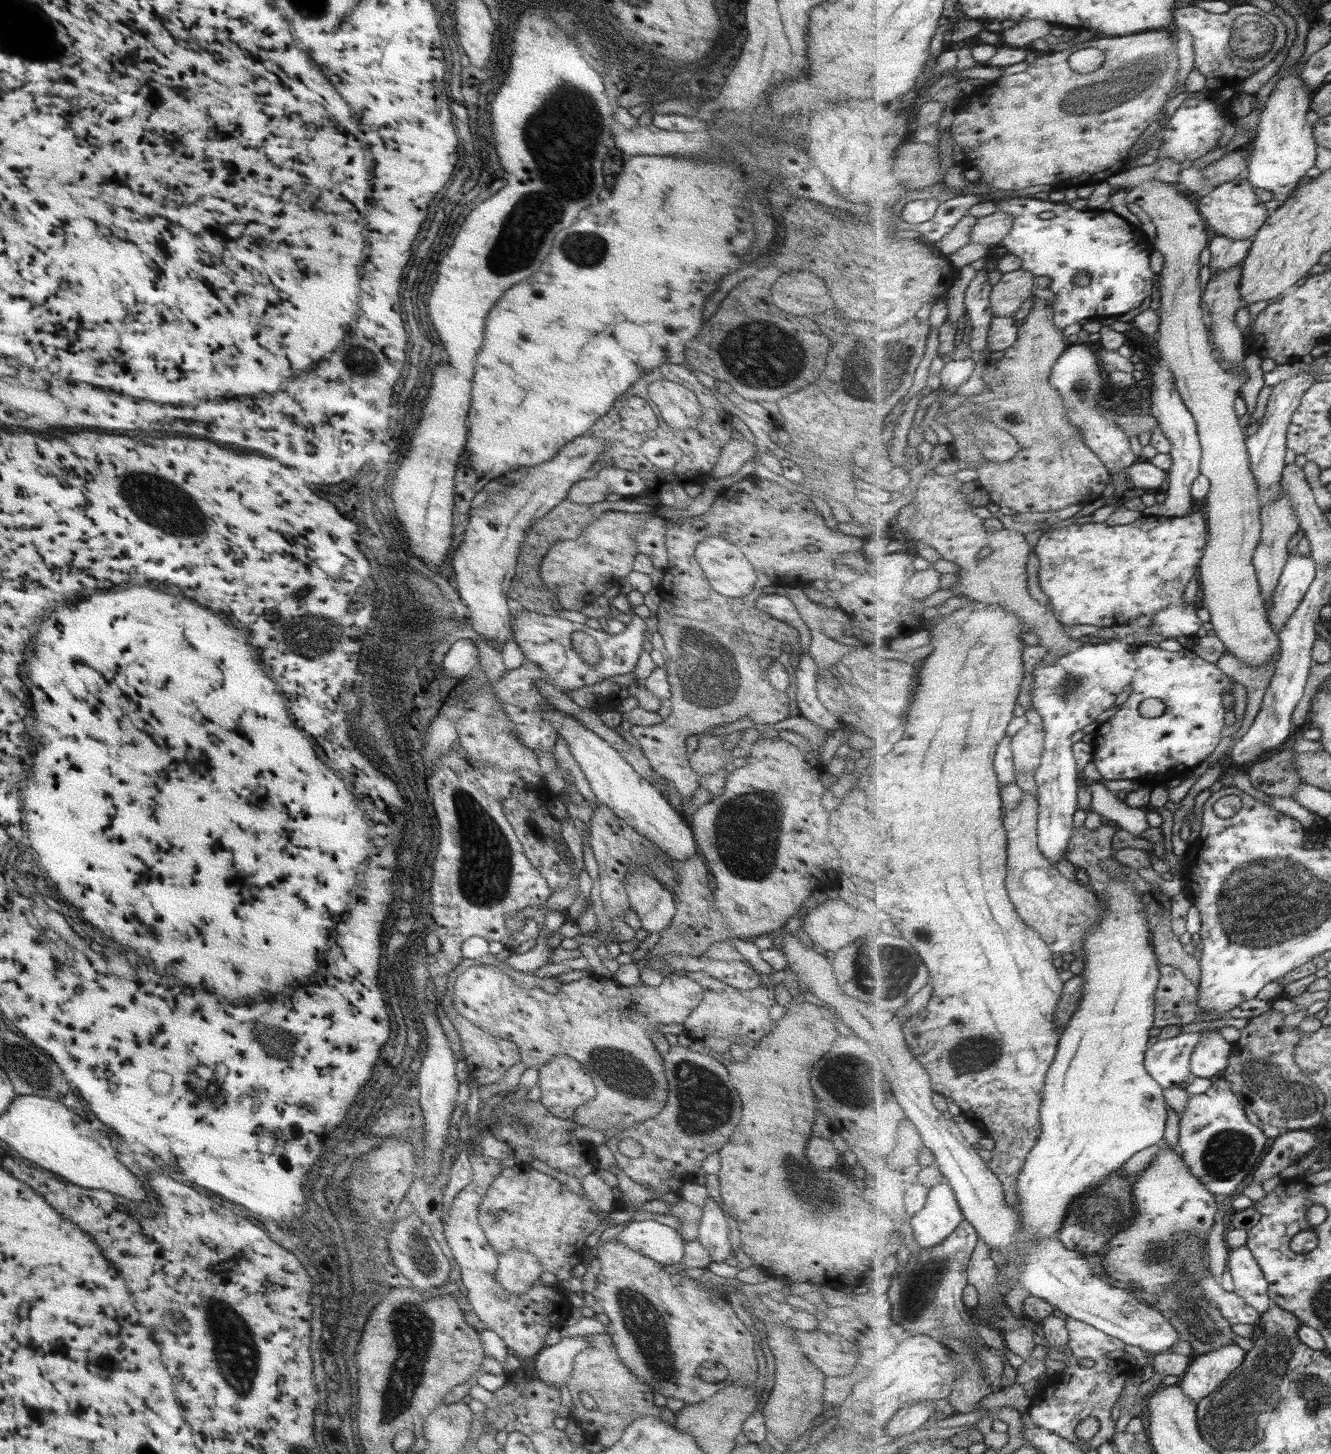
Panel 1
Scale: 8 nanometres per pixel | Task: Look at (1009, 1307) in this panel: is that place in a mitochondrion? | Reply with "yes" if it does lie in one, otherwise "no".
no

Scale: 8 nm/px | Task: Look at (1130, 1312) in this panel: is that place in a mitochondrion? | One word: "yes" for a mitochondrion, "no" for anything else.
yes

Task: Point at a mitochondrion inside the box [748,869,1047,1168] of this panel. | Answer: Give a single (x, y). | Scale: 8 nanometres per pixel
(893, 969)

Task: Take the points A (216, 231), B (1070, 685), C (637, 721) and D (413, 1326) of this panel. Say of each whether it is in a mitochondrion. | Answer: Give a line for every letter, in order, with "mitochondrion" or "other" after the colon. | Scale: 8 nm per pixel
A: other
B: mitochondrion
C: other
D: mitochondrion

